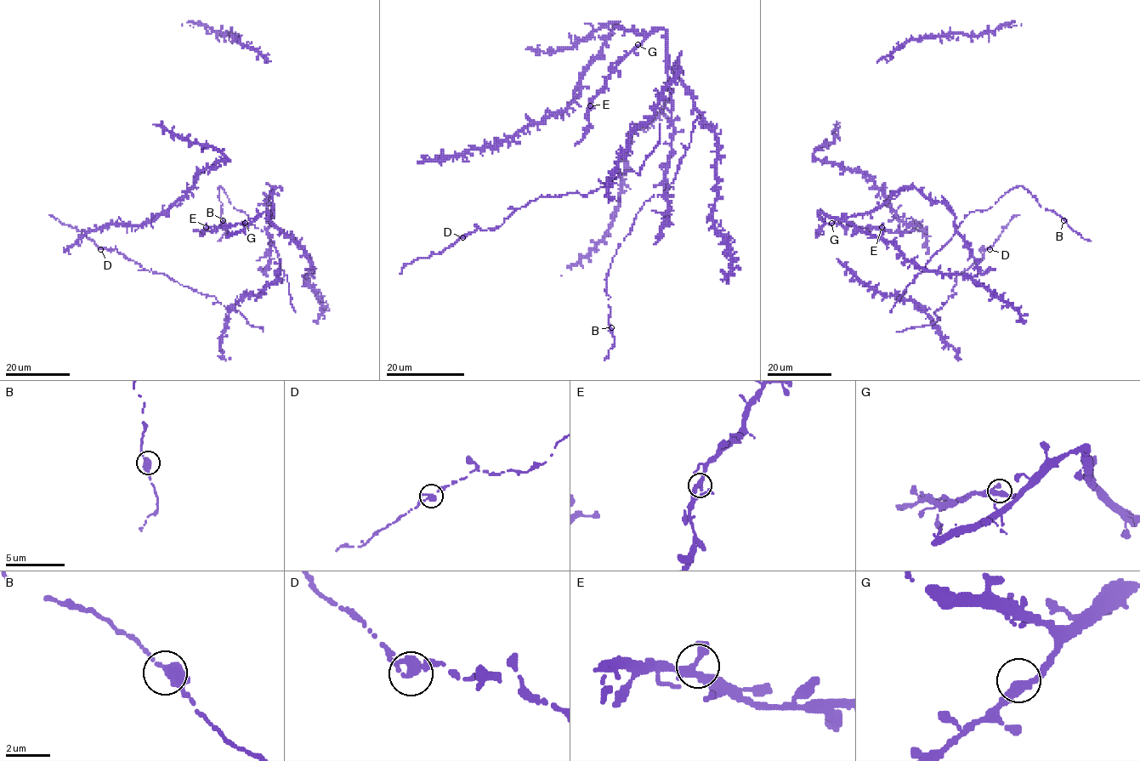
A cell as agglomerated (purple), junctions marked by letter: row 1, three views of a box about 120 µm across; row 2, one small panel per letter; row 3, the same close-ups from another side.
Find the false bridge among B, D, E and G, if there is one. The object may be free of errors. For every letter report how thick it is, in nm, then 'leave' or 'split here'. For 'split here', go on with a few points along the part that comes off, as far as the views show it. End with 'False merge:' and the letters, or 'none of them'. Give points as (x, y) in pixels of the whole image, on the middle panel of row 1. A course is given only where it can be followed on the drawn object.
B: calibre 400 nm; leave
D: calibre 360 nm; leave
E: calibre 380 nm; leave
G: calibre 360 nm; leave
False merge: none of them

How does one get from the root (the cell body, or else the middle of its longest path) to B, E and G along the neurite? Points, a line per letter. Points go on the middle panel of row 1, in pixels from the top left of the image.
B: (672, 106), (674, 132), (664, 183), (667, 194), (653, 195), (644, 202), (613, 258), (606, 279), (611, 327)
E: (672, 106), (666, 67), (666, 33), (659, 28), (618, 65), (590, 105)
G: (672, 106), (672, 97), (668, 90), (665, 30), (658, 28), (638, 44)

